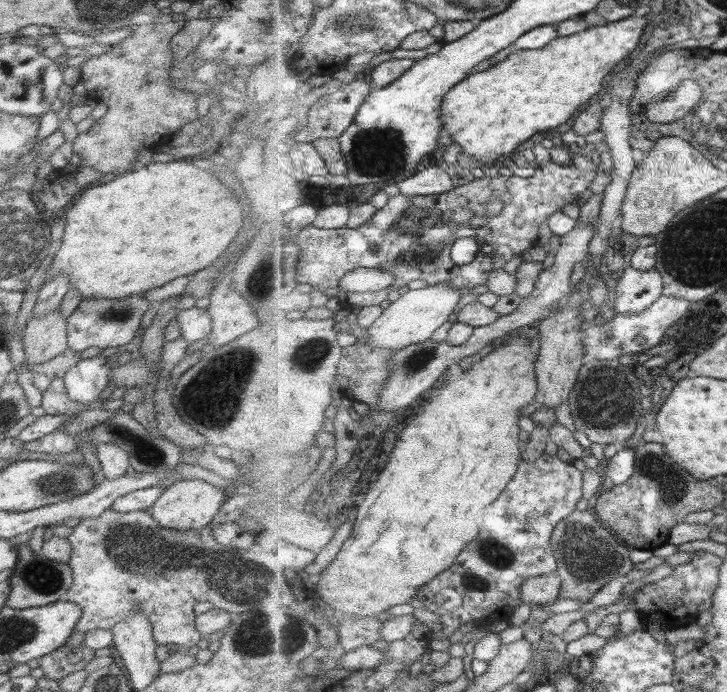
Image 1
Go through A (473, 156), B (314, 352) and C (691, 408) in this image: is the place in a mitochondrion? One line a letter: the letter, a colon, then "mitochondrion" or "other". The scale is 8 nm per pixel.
A: other
B: mitochondrion
C: other

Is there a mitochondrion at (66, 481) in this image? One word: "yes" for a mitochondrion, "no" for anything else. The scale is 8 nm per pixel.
yes

